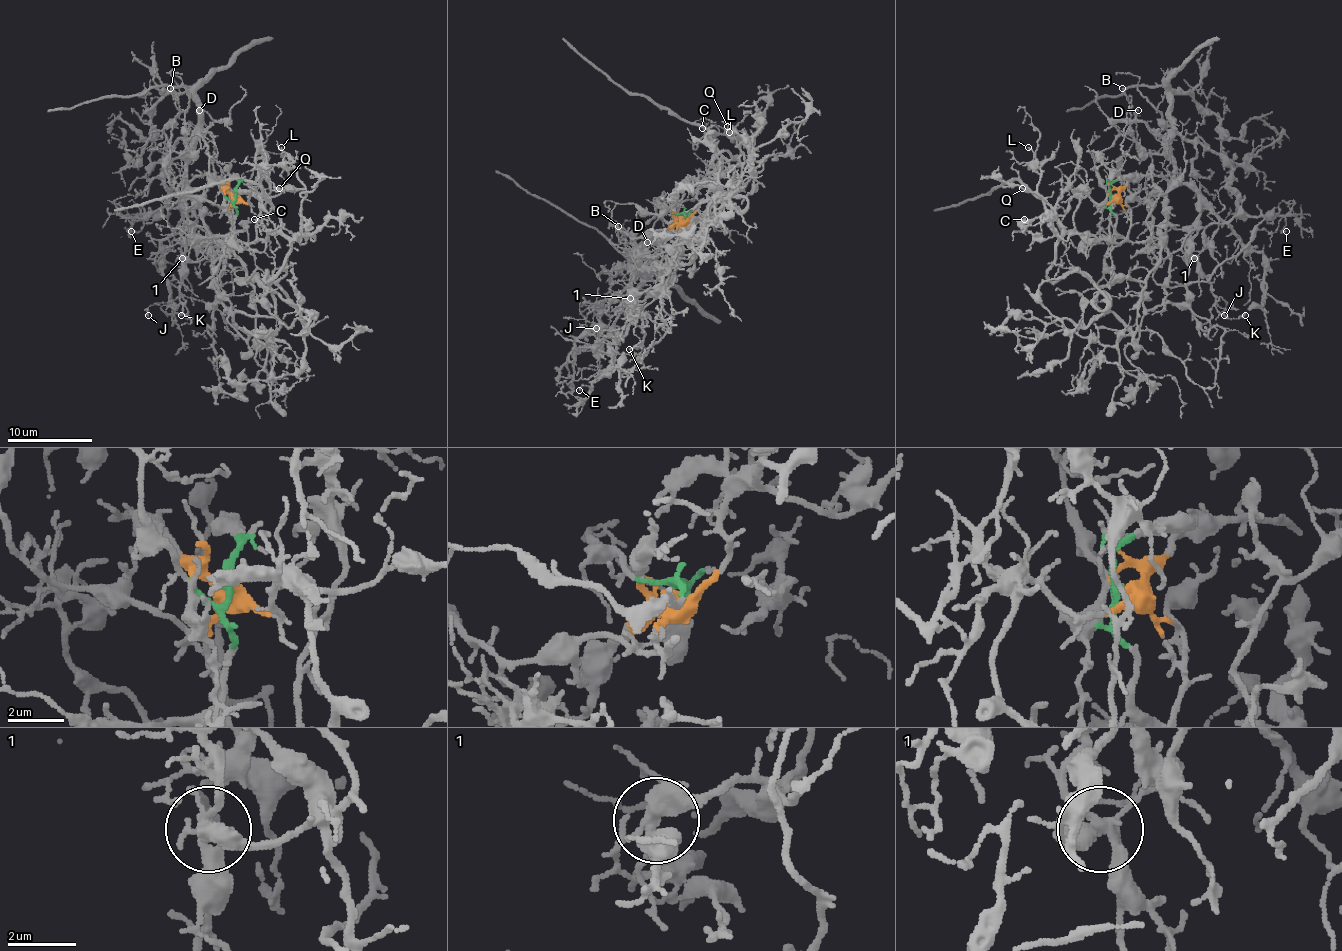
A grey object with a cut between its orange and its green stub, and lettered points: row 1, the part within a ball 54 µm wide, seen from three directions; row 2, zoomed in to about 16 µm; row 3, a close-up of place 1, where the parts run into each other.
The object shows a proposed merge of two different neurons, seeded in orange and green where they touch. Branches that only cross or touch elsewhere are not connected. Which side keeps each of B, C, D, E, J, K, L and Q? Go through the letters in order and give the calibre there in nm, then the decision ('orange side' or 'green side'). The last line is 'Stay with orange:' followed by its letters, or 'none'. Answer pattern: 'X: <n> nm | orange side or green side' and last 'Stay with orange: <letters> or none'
B: 120 nm | orange side
C: 80 nm | green side
D: 120 nm | orange side
E: 130 nm | orange side
J: 170 nm | orange side
K: 110 nm | orange side
L: 120 nm | green side
Q: 130 nm | green side
Stay with orange: B, D, E, J, K

